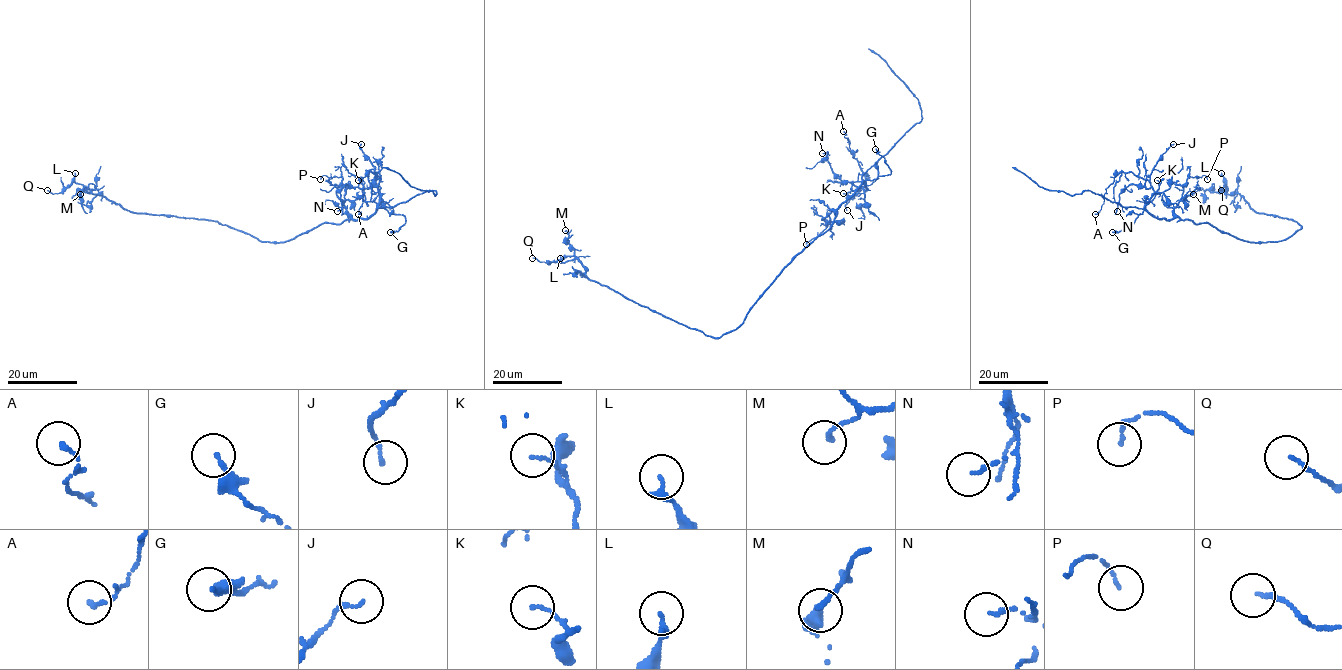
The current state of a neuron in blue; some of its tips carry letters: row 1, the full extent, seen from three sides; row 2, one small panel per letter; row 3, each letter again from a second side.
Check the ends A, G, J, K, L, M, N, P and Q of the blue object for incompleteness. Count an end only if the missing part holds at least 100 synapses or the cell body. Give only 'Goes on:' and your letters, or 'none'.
Goes on: none

